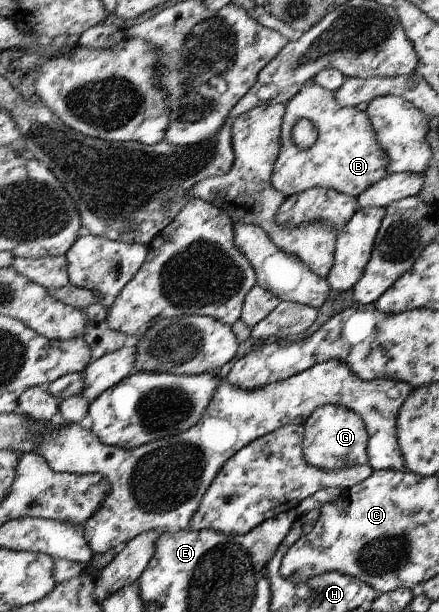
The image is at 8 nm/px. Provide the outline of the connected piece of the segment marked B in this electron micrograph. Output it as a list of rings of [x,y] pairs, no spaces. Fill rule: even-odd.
[[[310,82],[302,86],[285,104],[281,152],[272,172],[274,195],[288,198],[314,187],[322,187],[357,197],[391,174],[386,150],[382,150],[378,144],[377,131],[365,107],[340,106],[334,93]],[[302,118],[310,120],[318,130],[318,140],[308,150],[300,150],[292,138],[294,124]]]

